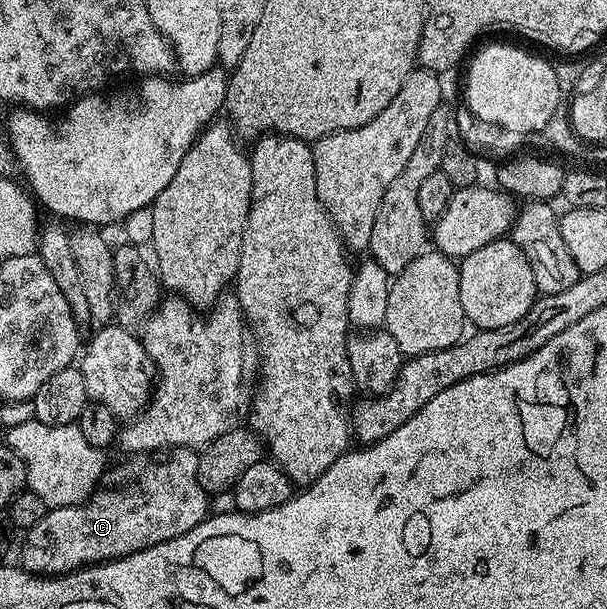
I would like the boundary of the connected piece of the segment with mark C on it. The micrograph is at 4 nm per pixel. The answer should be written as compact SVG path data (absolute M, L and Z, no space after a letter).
M168 449L164 455L155 455L154 453L143 453L141 455L130 455L122 461L118 466L107 468L104 474L105 487L99 488L91 493L90 500L80 505L59 505L51 508L40 523L36 523L36 527L25 530L26 546L22 549L21 568L26 569L35 575L61 575L64 573L72 573L75 569L84 569L87 565L101 565L104 561L116 561L119 557L127 557L136 551L144 551L148 547L156 547L156 543L164 543L168 539L176 539L180 535L184 535L188 531L192 531L192 527L196 527L201 521L205 521L210 508L210 497L206 489L200 483L198 478L198 458L199 454L192 449Z

